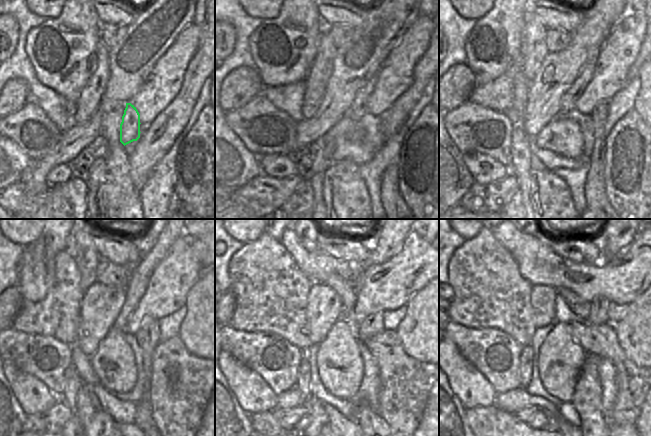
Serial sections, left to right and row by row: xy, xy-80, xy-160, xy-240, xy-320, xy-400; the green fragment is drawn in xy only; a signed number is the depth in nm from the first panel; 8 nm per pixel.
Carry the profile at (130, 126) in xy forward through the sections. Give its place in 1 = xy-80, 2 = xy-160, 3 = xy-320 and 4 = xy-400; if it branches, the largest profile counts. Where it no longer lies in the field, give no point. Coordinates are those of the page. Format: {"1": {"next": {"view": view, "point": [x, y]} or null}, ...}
{"1": {"next": {"view": "xy-80", "point": [357, 110]}}, "2": {"next": {"view": "xy-160", "point": [569, 99]}}, "3": {"next": {"view": "xy-320", "point": [390, 242]}}, "4": {"next": {"view": "xy-400", "point": [613, 239]}}}

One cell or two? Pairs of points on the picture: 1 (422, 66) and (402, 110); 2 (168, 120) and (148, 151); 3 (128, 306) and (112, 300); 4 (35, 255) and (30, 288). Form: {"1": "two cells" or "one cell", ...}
{"1": "one cell", "2": "one cell", "3": "two cells", "4": "one cell"}

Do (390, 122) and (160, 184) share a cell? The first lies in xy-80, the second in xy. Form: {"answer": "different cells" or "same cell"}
{"answer": "different cells"}

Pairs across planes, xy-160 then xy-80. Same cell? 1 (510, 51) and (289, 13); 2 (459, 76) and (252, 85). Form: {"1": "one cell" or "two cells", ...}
{"1": "one cell", "2": "one cell"}

